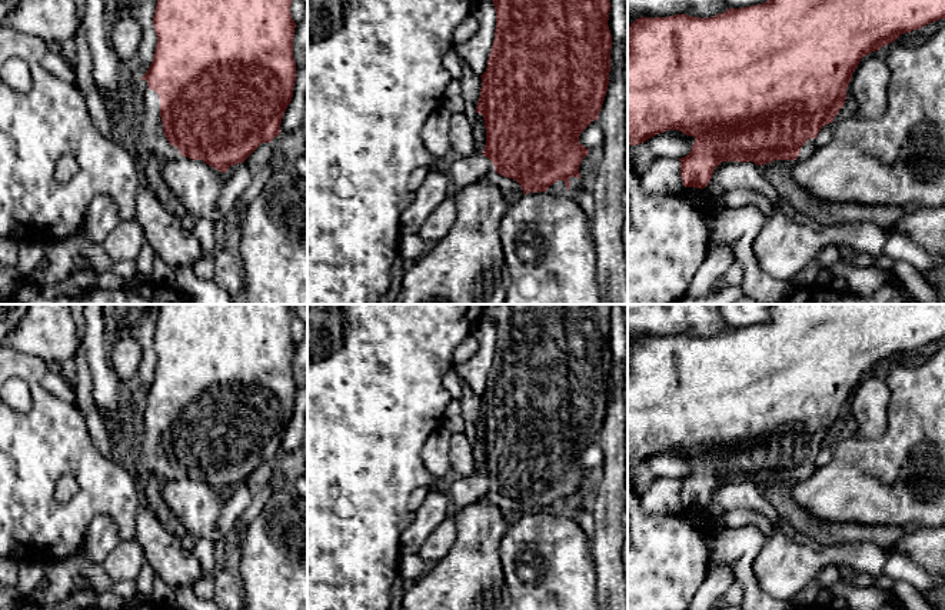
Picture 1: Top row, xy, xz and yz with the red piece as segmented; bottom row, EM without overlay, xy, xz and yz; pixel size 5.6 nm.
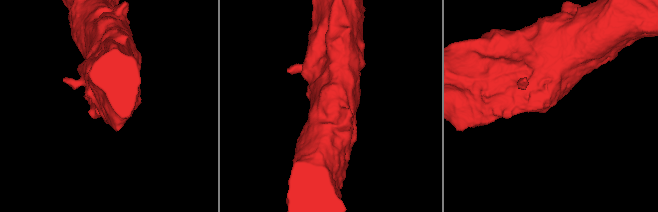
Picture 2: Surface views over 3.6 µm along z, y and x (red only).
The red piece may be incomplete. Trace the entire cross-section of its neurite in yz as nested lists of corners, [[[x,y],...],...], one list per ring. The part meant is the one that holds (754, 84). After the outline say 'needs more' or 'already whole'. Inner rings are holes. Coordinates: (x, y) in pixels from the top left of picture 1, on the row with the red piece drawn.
[[[768,0],[742,9],[729,7],[725,13],[706,19],[688,14],[636,19],[629,26],[628,33],[628,141],[630,146],[636,146],[668,130],[679,130],[686,136],[693,136],[692,150],[679,160],[683,186],[696,189],[708,186],[713,170],[722,161],[753,161],[758,166],[773,160],[803,161],[816,153],[816,137],[821,129],[832,123],[843,107],[848,84],[861,59],[895,41],[901,34],[941,19],[945,19],[945,0]]]; needs more

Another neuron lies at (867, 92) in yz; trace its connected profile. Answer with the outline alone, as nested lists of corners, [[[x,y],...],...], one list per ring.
[[[876,50],[864,56],[846,89],[846,100],[866,119],[878,119],[886,110],[886,86],[891,69],[884,53]]]

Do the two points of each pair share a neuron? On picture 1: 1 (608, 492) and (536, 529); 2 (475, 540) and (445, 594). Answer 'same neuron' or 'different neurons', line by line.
1: different neurons
2: same neuron

